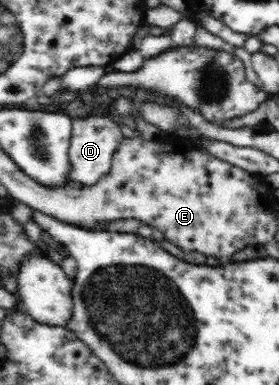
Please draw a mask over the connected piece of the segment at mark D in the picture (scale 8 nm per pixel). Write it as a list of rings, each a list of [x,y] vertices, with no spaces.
[[[90,115],[88,119],[74,119],[71,123],[71,140],[68,150],[70,171],[68,180],[76,188],[86,188],[96,185],[111,169],[113,153],[125,138],[120,125],[108,115]]]

